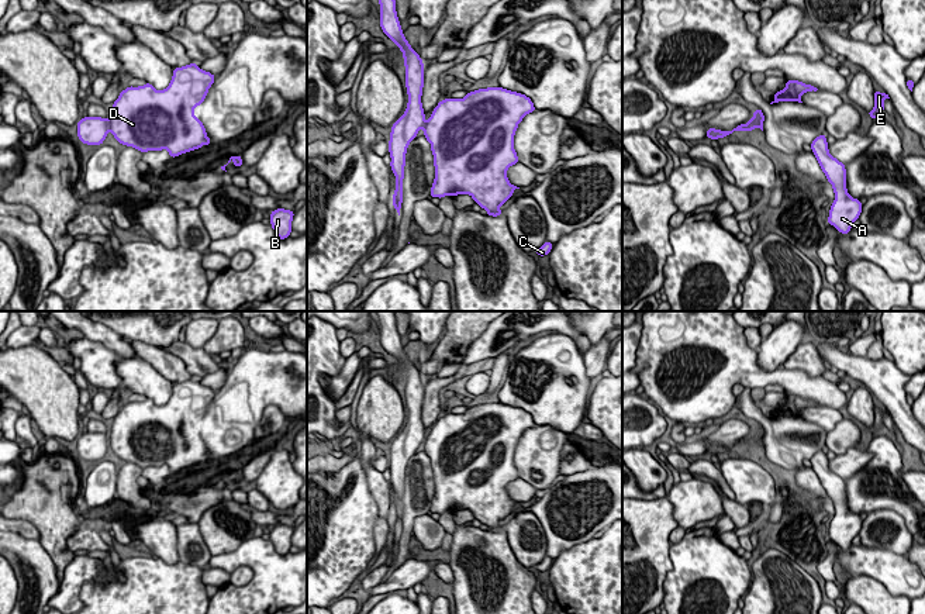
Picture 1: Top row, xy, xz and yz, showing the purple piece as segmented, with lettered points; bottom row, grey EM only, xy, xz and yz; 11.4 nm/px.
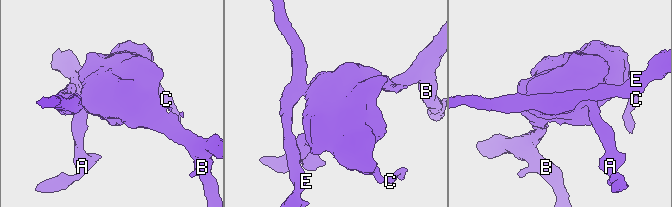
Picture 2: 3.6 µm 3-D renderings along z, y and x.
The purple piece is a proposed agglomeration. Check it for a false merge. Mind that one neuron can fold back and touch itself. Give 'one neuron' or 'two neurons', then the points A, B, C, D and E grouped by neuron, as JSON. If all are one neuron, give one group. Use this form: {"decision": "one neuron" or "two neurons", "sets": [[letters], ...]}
{"decision": "two neurons", "sets": [["A", "B", "C", "D"], ["E"]]}

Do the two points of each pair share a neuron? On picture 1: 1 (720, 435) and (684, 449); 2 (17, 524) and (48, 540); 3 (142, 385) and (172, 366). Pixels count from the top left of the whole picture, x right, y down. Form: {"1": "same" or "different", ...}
{"1": "same", "2": "different", "3": "different"}

